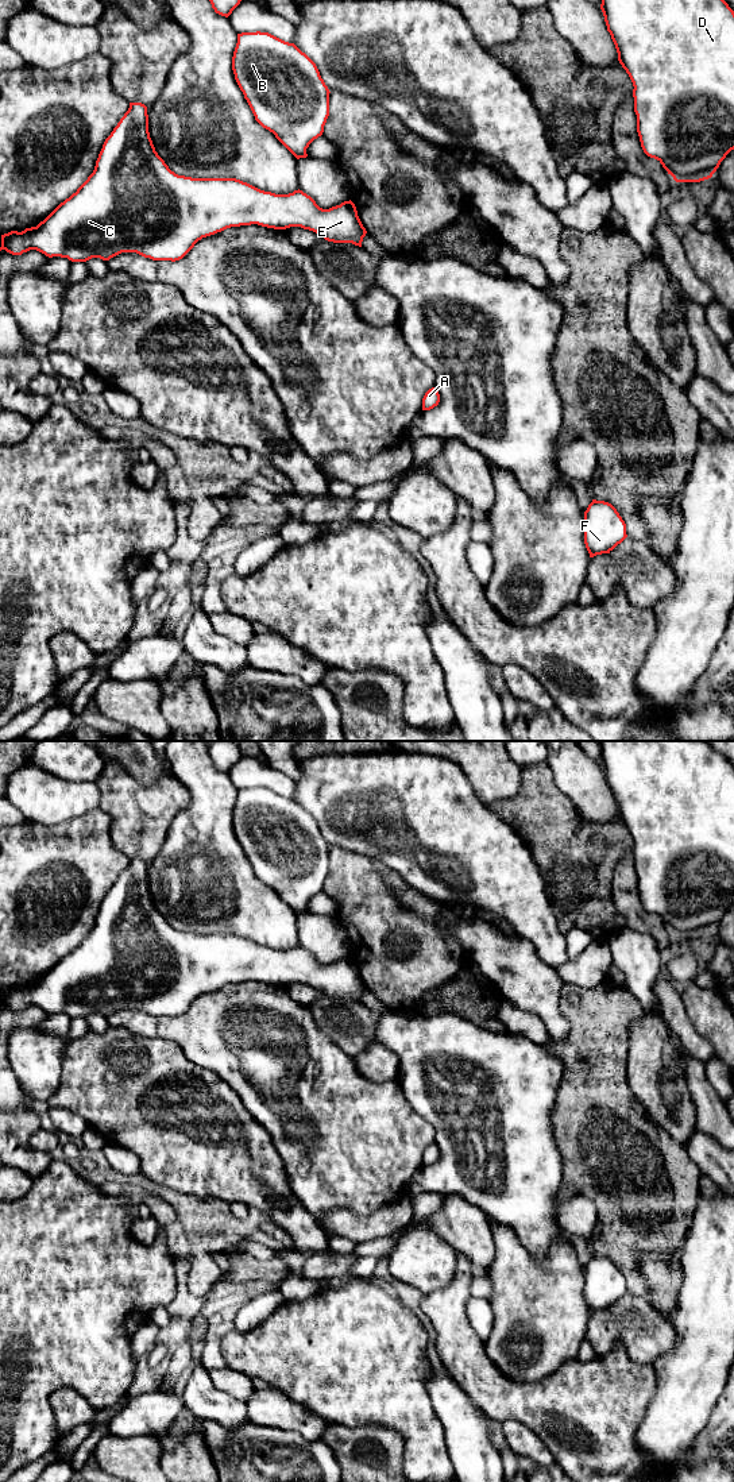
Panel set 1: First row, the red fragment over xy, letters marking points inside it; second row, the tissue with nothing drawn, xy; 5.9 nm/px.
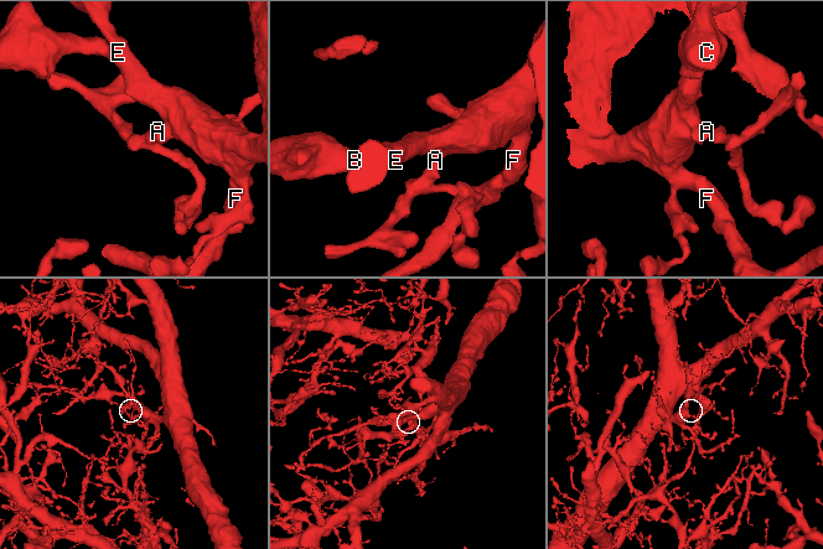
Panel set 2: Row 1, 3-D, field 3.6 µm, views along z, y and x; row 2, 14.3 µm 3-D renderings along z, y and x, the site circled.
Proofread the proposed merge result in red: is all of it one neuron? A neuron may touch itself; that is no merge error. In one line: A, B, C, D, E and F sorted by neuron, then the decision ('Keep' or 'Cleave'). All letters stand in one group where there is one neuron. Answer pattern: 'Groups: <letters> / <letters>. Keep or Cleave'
Groups: A B C D E F. Keep

